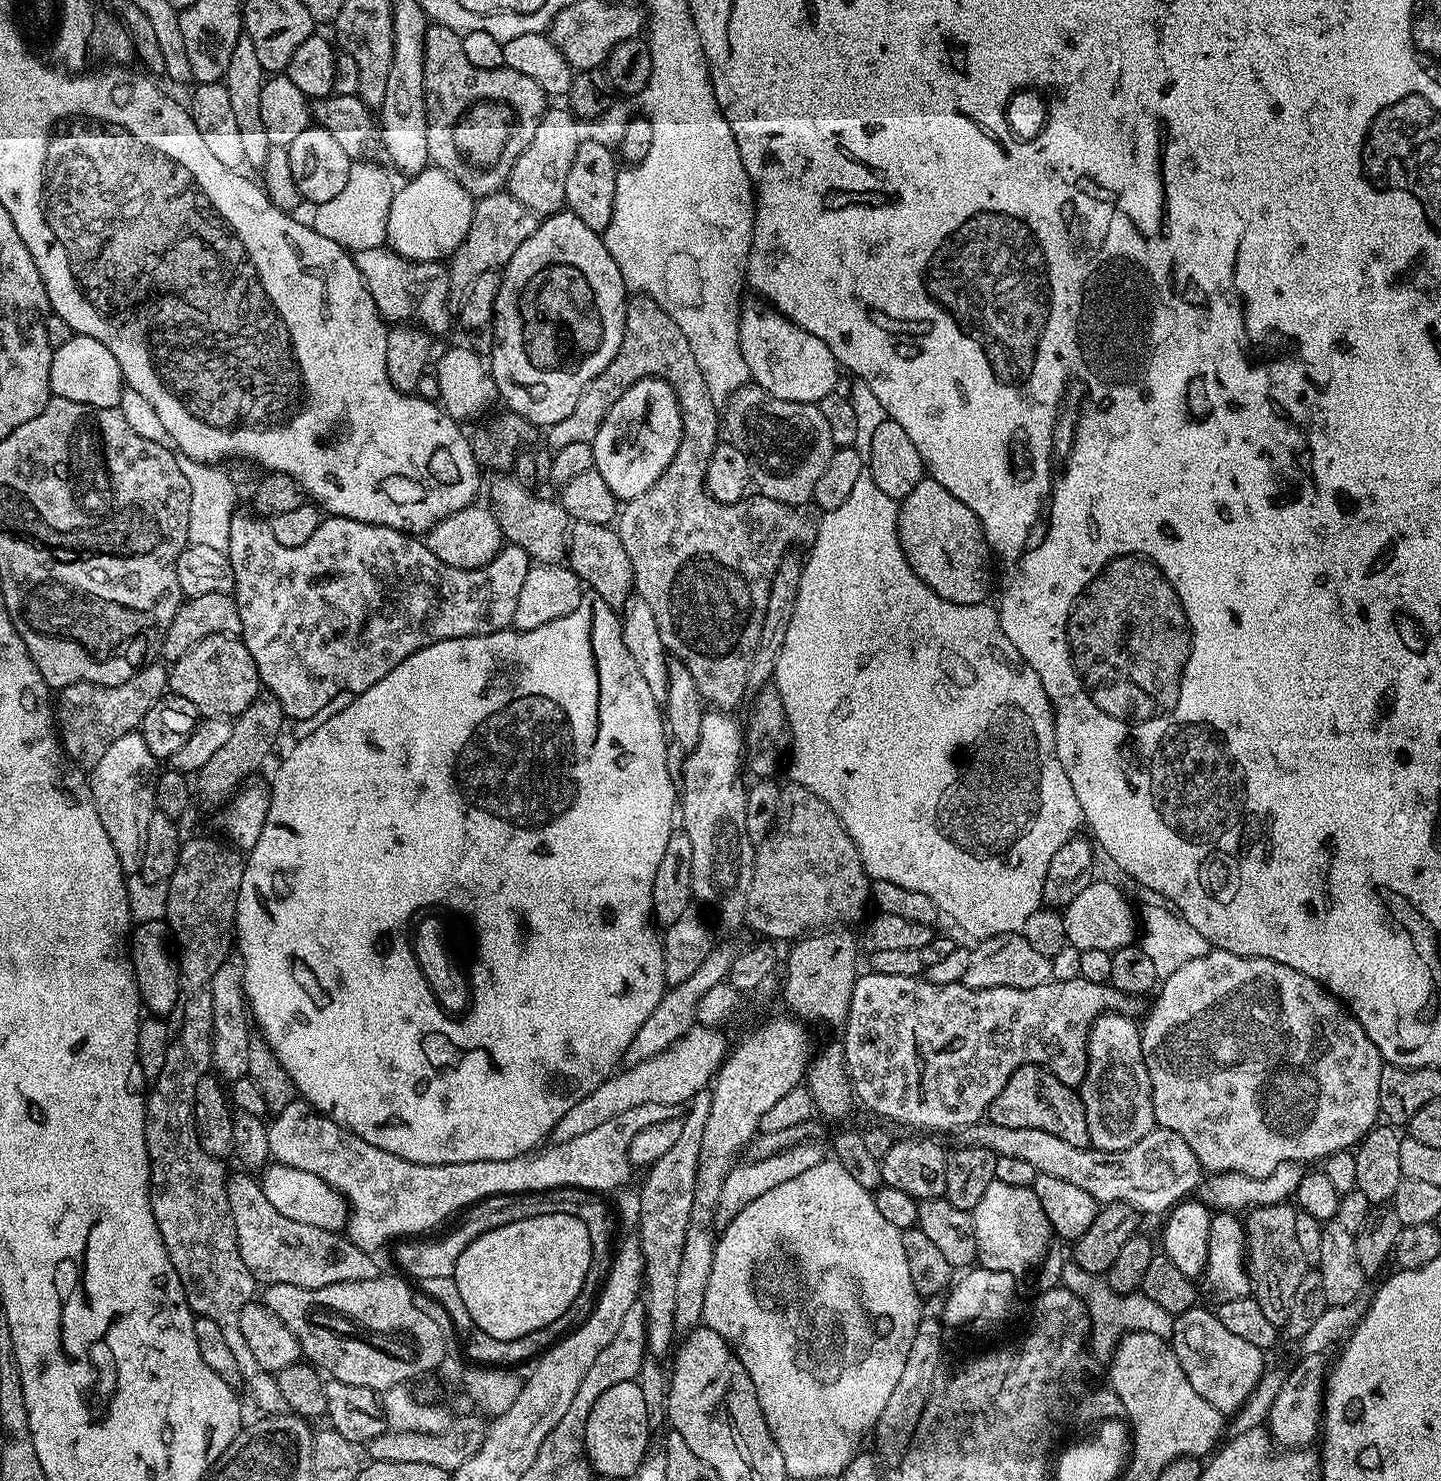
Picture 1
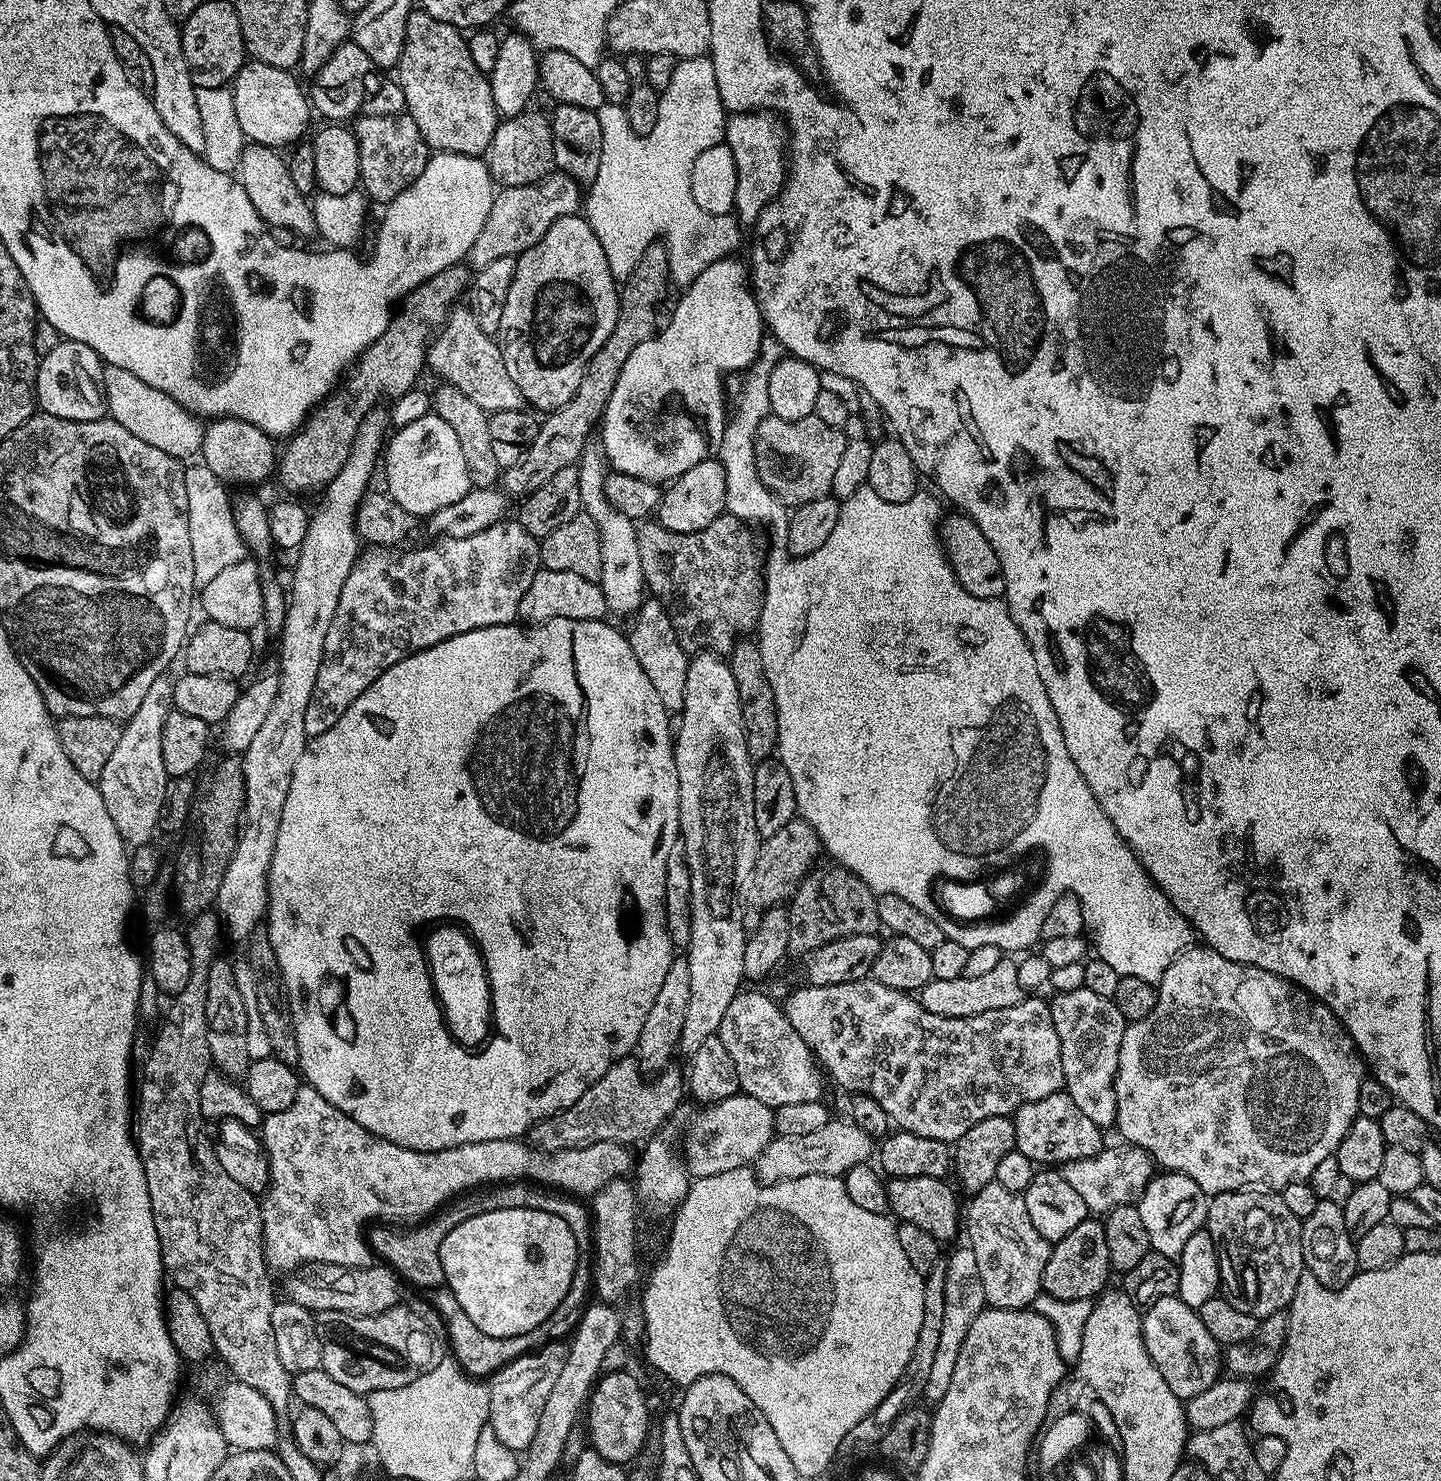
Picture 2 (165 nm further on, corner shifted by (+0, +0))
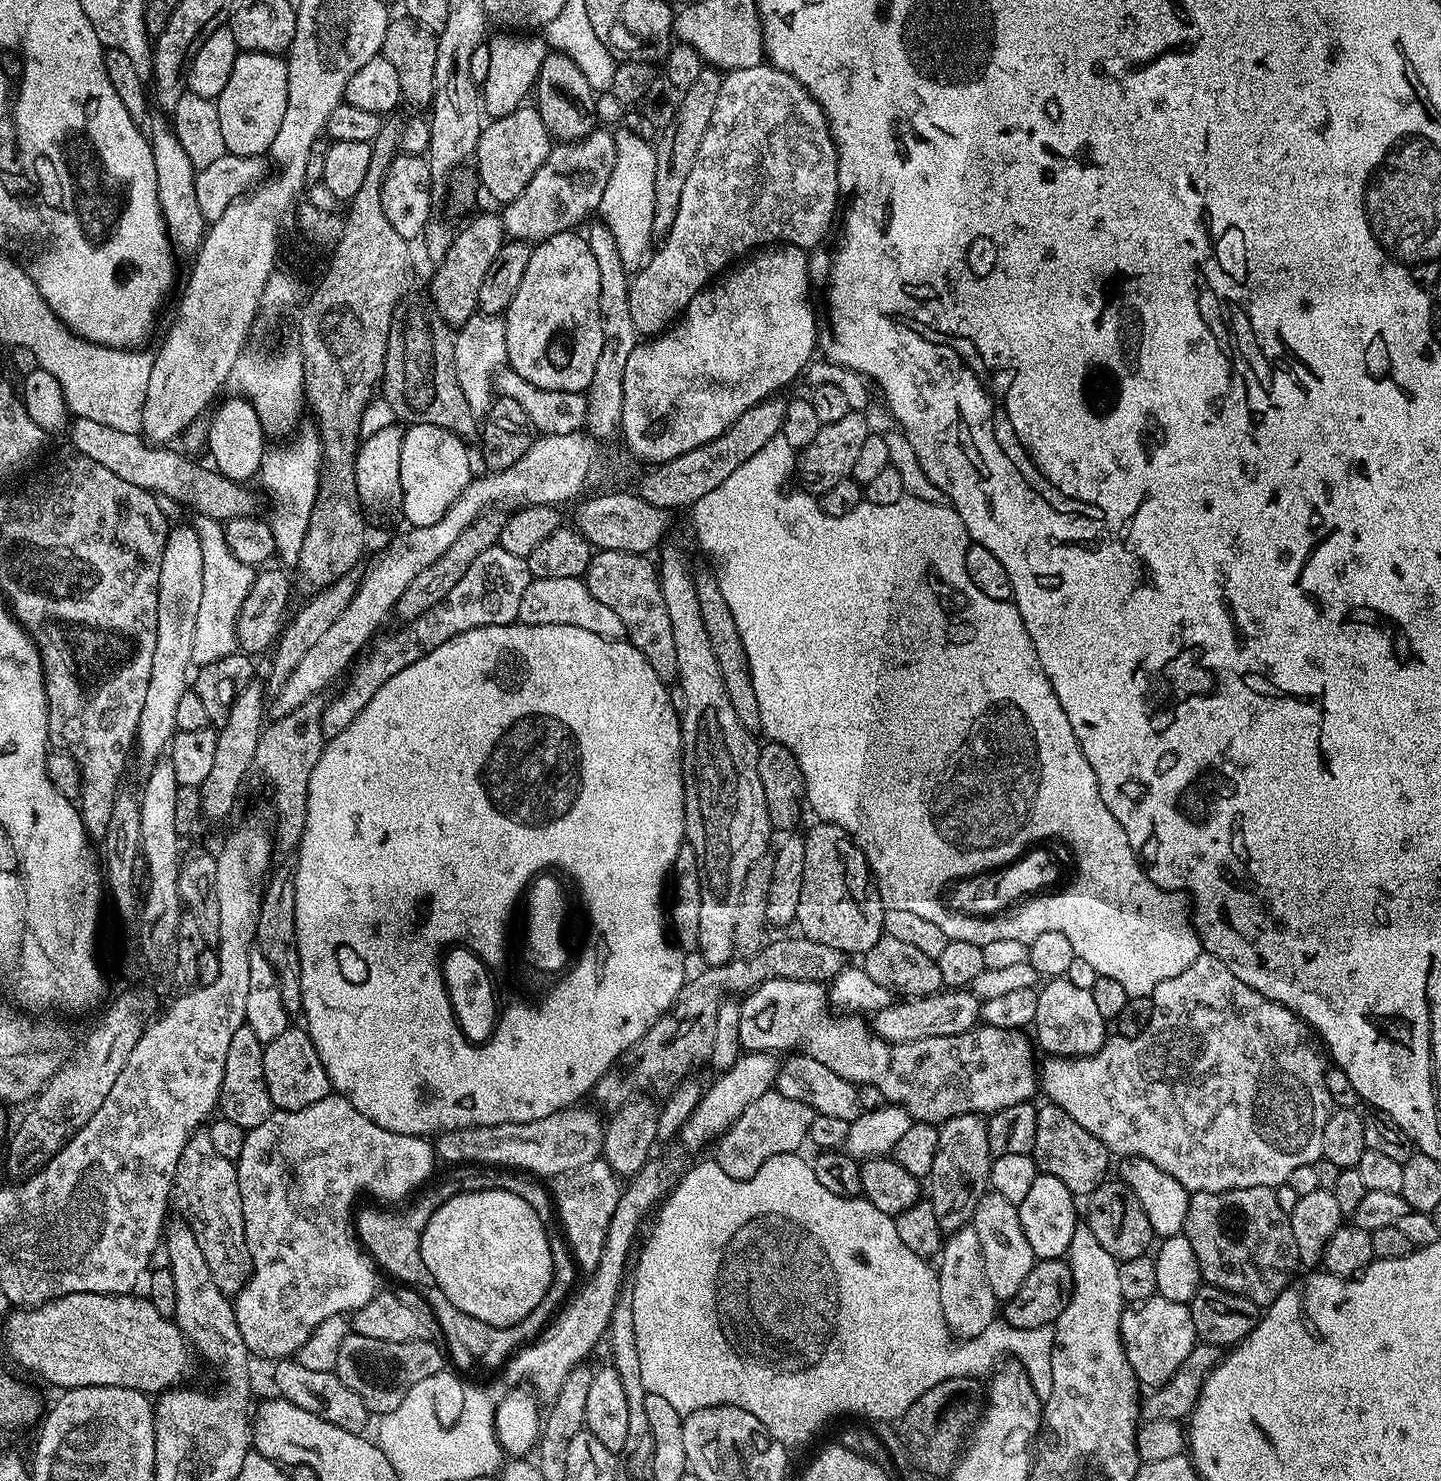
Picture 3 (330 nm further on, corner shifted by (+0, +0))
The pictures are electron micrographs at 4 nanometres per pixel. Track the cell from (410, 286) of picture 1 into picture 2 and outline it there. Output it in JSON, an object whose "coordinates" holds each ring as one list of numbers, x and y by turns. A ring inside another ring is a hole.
{"coordinates":[[466,306,453,307,447,313,426,353,426,364,441,376,439,379,443,383,453,384,466,394,466,398,478,402,484,412,491,414,525,407,518,386,514,386,510,373,506,371,506,362,502,362,499,343,480,329,478,322,474,322,474,314]]}

